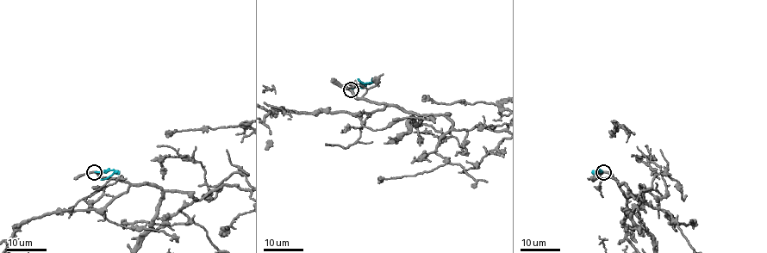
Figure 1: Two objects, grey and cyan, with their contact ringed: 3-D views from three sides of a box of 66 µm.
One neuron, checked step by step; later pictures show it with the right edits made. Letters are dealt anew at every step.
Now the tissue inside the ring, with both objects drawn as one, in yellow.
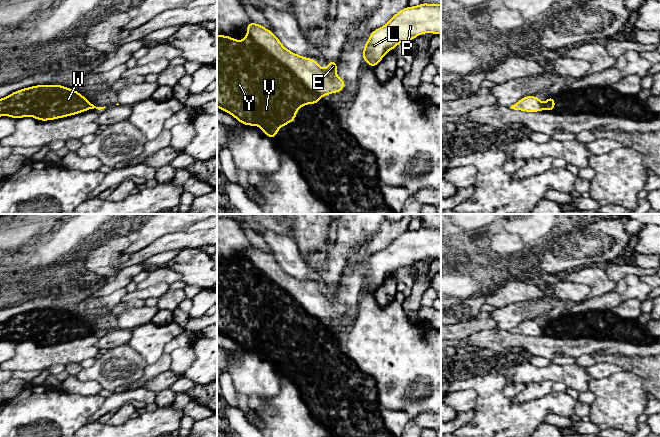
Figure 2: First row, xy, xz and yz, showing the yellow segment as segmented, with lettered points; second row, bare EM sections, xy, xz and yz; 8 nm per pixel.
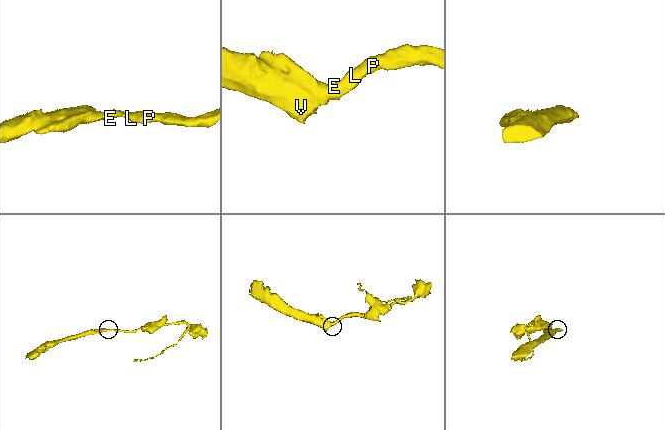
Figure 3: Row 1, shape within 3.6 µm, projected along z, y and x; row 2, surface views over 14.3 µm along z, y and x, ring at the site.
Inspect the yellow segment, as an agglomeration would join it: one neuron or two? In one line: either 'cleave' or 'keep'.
cleave

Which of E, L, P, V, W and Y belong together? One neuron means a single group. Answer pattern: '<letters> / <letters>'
E L P / V W Y

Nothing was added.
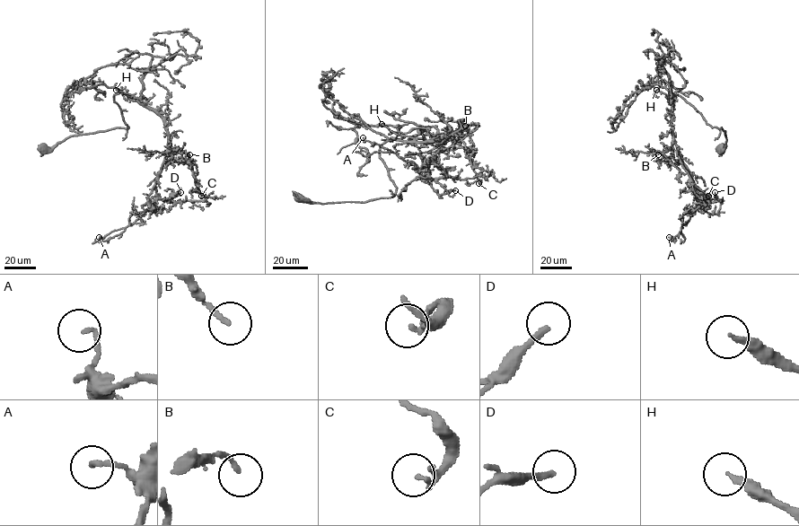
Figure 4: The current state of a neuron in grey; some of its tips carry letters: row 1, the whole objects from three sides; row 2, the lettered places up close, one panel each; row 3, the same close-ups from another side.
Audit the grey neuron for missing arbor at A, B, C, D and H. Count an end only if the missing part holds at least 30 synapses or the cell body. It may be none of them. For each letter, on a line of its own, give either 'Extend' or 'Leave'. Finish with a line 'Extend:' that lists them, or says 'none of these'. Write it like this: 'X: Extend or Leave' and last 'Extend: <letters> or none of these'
A: Leave
B: Leave
C: Leave
D: Leave
H: Extend
Extend: H

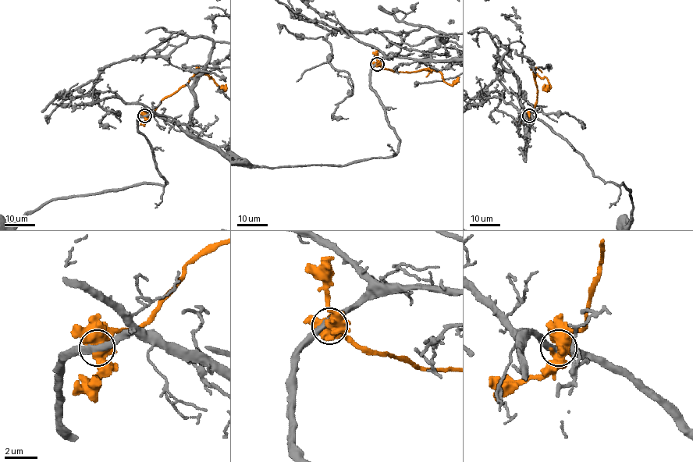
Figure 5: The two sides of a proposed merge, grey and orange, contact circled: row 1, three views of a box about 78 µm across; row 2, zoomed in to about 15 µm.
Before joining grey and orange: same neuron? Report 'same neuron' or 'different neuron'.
same neuron

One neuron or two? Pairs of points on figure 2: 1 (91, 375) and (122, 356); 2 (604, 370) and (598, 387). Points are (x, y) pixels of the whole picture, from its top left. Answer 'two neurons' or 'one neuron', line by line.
1: one neuron
2: two neurons

